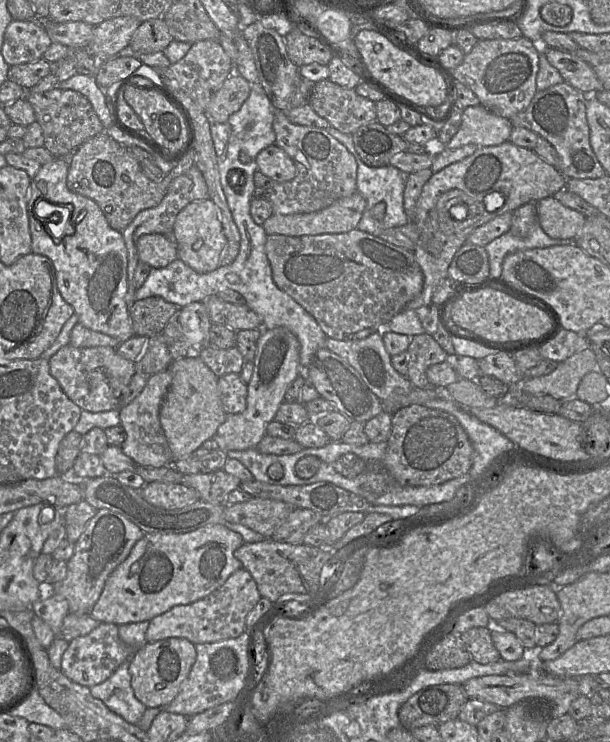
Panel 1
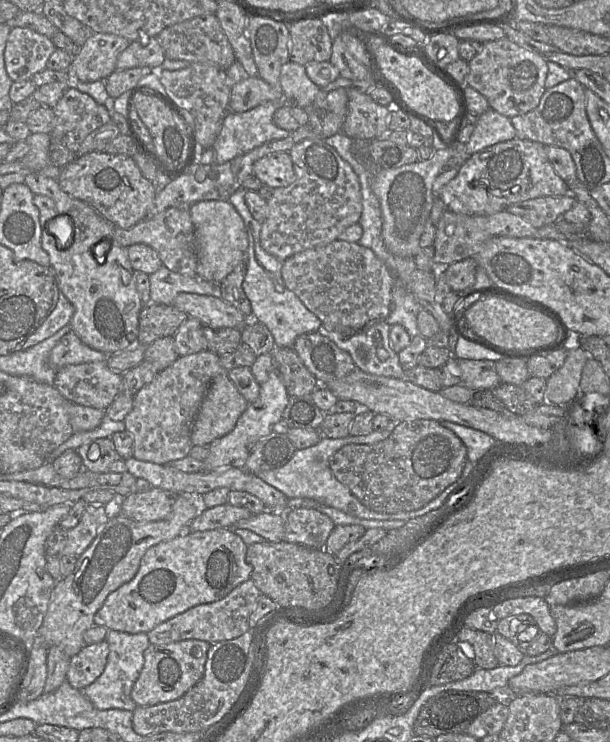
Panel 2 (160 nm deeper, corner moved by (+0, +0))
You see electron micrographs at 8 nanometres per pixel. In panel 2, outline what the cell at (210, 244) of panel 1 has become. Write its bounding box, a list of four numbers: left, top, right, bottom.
[189,201,248,283]

